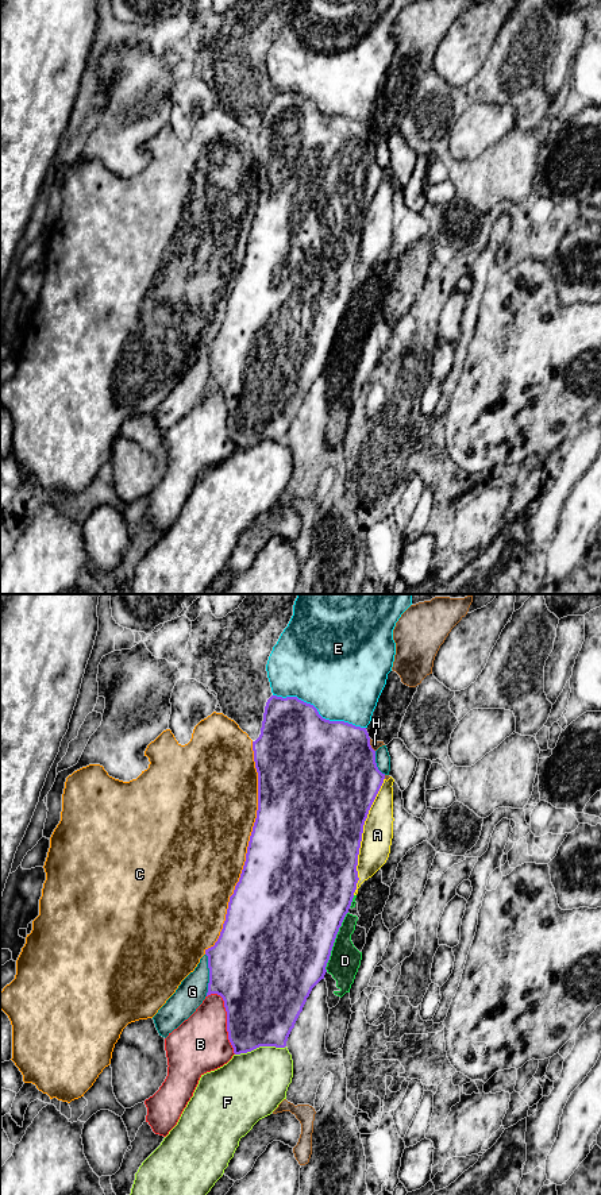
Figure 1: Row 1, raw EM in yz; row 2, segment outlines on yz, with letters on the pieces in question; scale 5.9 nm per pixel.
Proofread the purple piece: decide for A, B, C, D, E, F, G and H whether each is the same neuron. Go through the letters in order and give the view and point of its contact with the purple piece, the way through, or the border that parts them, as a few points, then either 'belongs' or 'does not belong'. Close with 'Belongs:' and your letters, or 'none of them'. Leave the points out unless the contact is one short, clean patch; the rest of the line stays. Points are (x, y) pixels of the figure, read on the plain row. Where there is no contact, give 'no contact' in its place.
A: contact yz (361, 231); does not belong
B: contact yz (227, 416); does not belong
C: contact yz (247, 243); does not belong
D: contact yz (334, 336); does not belong
E: contact yz (318, 108); does not belong
F: contact yz (259, 440); does not belong
G: contact yz (210, 370); does not belong
H: contact yz (370, 141); does not belong
Belongs: none of them

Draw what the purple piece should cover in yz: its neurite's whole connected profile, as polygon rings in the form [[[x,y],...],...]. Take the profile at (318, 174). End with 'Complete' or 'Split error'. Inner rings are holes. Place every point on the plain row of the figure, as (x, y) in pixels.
[[[271,90],[265,101],[259,132],[253,136],[258,167],[258,205],[246,257],[230,292],[226,316],[208,351],[207,392],[217,389],[227,406],[228,435],[235,450],[259,442],[285,443],[312,383],[324,374],[331,346],[348,308],[358,273],[363,220],[384,178],[366,123],[323,113],[297,92]]]. Complete

